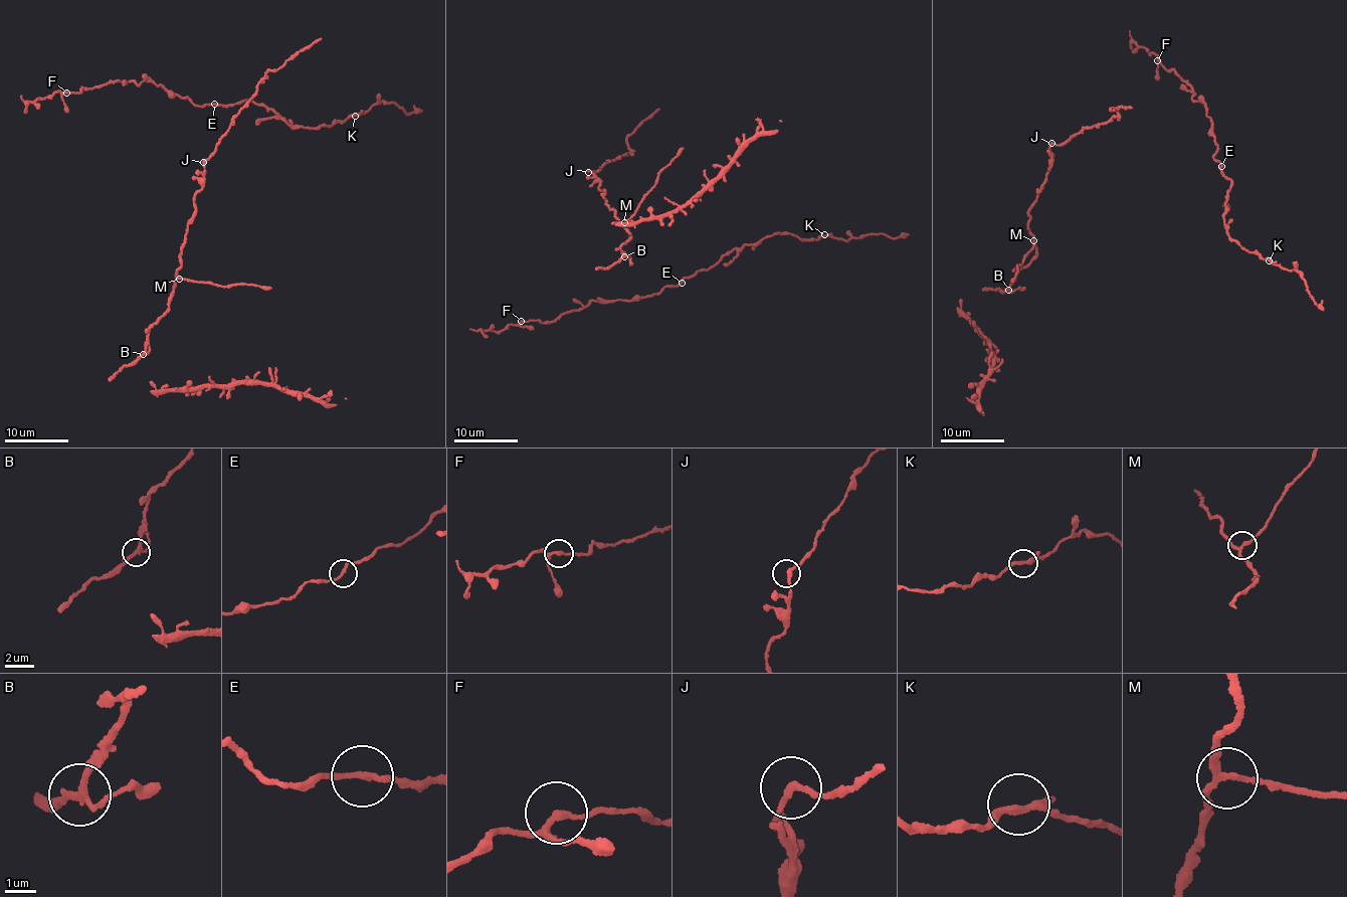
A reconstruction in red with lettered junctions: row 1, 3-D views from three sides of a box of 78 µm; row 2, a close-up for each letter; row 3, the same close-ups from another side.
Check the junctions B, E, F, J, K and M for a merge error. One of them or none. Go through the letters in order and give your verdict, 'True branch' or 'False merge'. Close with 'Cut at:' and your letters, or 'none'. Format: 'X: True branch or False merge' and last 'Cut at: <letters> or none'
B: True branch
E: True branch
F: True branch
J: True branch
K: True branch
M: False merge
Cut at: M

